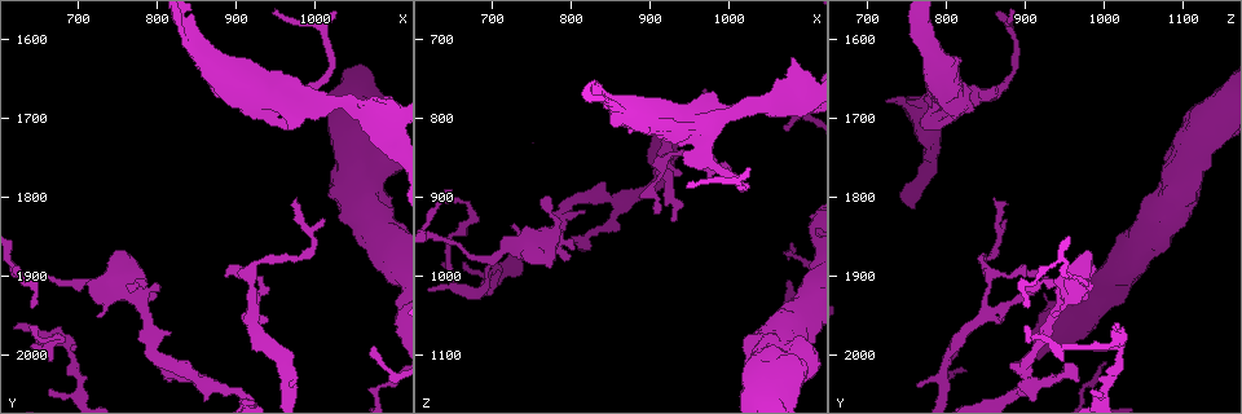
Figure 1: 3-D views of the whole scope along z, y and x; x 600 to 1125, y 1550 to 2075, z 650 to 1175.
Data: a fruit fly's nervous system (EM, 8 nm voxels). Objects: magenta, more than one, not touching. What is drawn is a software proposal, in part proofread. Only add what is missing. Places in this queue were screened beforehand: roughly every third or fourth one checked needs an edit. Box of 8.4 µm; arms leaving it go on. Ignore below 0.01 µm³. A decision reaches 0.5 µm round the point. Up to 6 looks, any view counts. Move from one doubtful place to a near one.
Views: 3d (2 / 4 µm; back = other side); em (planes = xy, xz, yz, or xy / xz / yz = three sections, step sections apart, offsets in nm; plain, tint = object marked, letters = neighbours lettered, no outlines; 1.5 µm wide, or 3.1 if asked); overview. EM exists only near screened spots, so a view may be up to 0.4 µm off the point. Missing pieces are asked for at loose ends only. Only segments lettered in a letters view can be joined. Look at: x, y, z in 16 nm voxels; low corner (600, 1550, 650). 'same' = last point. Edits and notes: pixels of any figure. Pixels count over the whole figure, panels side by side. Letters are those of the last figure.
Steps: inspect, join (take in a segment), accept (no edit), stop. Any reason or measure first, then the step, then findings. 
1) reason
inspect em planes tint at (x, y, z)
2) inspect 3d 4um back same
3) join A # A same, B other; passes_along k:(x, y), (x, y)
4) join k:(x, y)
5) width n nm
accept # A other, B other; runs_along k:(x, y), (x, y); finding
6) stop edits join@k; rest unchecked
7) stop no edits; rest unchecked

thin end
inspect em planes letters at (665, 2045, 990)

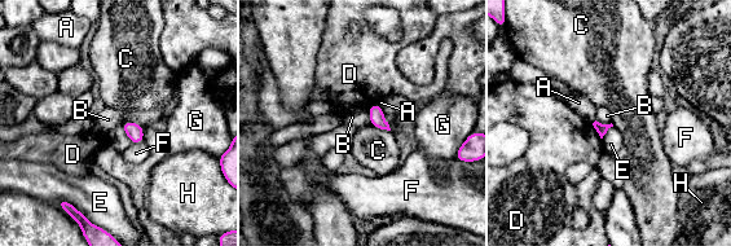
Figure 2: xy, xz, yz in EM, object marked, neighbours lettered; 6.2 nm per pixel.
accept # A other, B other, C other, D other, E other, F other, G other, H other; border 2:(120, 124), (132, 121), (142, 127); none of them fits

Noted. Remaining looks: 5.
free end
inspect 3d 2um back at (800, 2015, 950)

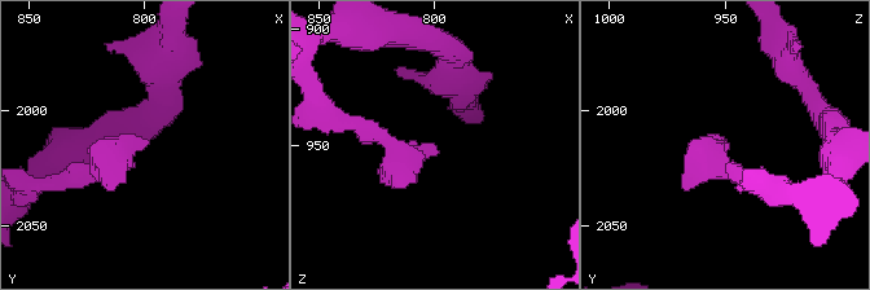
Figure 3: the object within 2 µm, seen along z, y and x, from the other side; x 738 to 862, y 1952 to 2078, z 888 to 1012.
now the EM
inspect em xy step 4 letters at (800, 2018, 951)

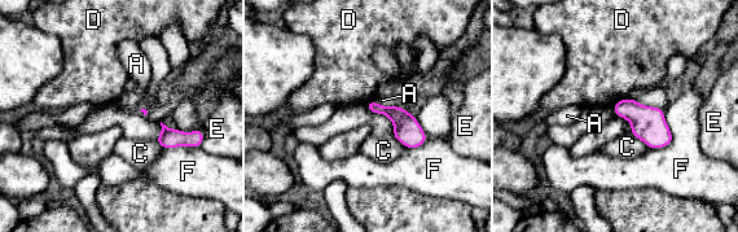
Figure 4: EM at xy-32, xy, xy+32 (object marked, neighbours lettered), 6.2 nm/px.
accept # A other, C other, D other, E other, F other; border 4:(372, 99), (382, 105), (395, 106); none of them fits

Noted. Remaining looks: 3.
free end
inspect 3d 4um at (1060, 1675, 750)

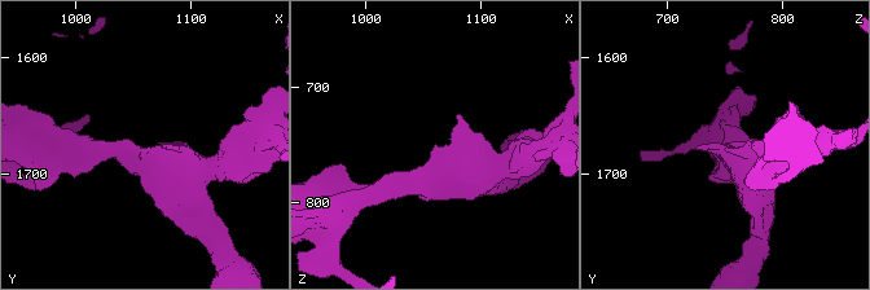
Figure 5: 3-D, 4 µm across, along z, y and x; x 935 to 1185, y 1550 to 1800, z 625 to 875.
inspect em xz step 4 tint at (1062, 1678, 752)

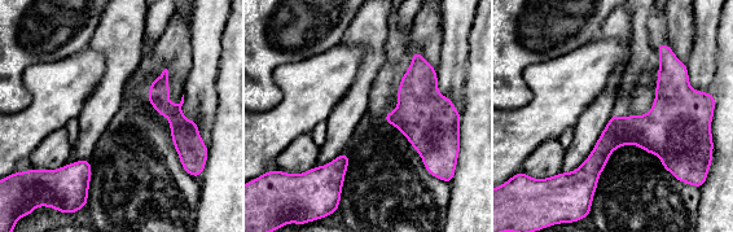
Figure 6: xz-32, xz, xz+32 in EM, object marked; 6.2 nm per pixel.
inspect em planes letters same

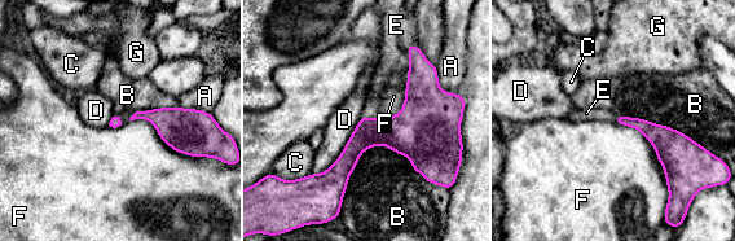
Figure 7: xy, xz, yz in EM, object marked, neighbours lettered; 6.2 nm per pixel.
join E # A other, B other, C other, D other, E same, F other, G other; passes_along 7:(422, 93), (409, 56), (396, 25); the cell continues

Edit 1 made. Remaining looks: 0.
stop edits join@7; rest unchecked

